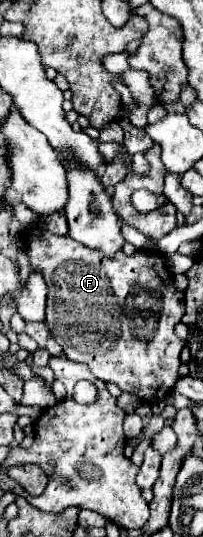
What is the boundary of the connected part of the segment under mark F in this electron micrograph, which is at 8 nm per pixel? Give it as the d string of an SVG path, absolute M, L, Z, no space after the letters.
M33 229L27 241L31 269L39 269L49 287L45 323L67 359L89 365L101 381L115 383L121 391L135 393L141 401L159 403L165 399L179 379L179 353L185 347L185 341L175 335L175 325L185 313L185 293L175 287L165 255L159 253L157 257L147 251L125 255L119 251L113 257L105 257L99 251L75 243L69 235L59 237L39 229Z

